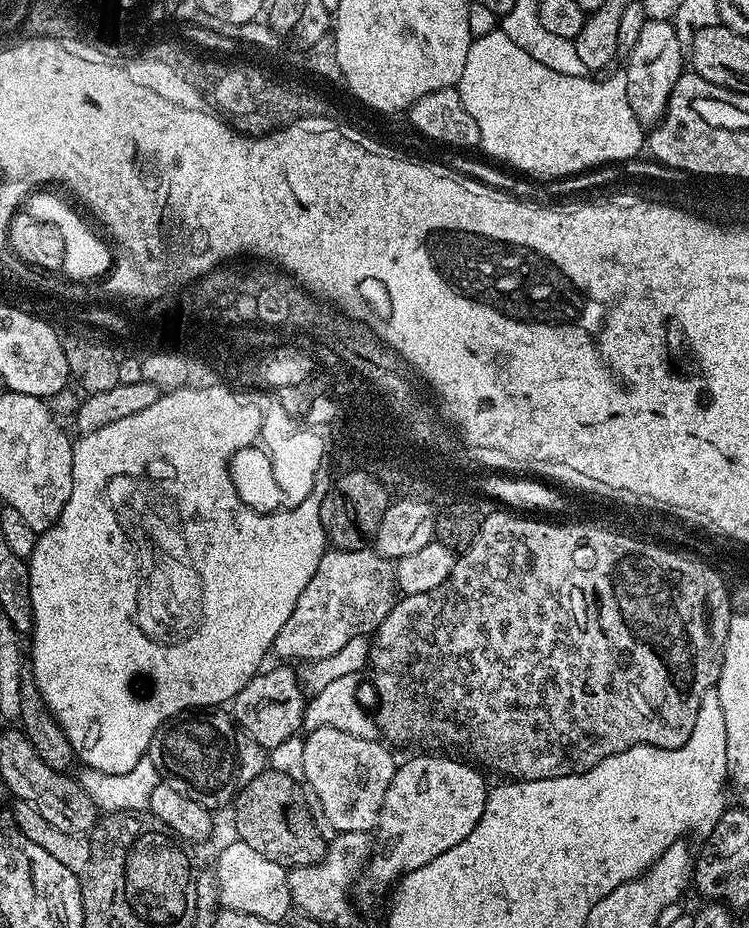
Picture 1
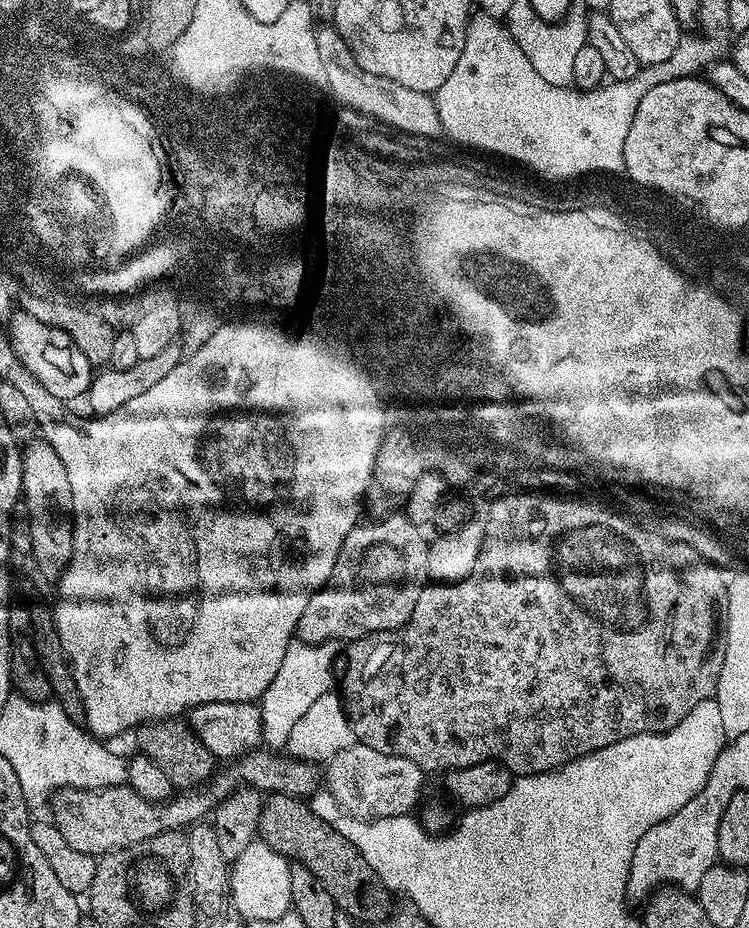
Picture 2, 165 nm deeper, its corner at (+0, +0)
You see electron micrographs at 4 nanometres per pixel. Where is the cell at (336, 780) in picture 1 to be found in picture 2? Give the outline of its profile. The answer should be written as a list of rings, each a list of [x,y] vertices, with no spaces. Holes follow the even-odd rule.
[[[359,742],[334,754],[334,758],[326,764],[327,795],[333,796],[349,816],[362,820],[381,820],[387,816],[409,815],[413,811],[412,807],[420,800],[424,779],[424,769],[410,762],[410,758],[382,754],[378,750],[370,750],[370,746]]]

